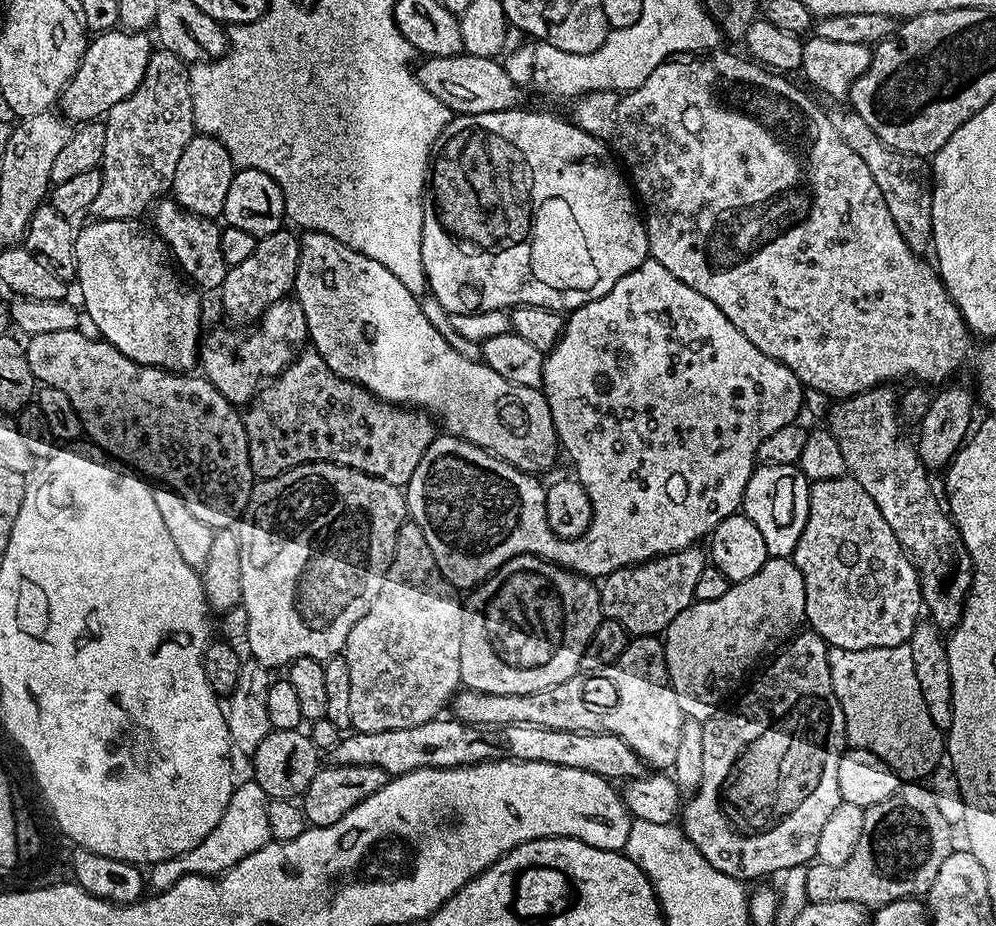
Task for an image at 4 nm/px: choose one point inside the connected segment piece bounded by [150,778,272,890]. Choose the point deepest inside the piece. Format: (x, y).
(245, 828)

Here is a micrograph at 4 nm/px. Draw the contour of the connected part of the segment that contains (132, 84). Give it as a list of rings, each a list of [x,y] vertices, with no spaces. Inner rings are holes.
[[[127,30],[99,33],[85,48],[80,68],[64,88],[58,101],[59,111],[72,122],[96,122],[107,116],[122,98],[134,94],[154,51],[153,41],[148,38],[143,32]]]

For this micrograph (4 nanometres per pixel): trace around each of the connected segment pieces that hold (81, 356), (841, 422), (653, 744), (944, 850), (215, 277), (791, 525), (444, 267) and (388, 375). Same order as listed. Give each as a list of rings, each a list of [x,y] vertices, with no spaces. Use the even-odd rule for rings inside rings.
[[[76,328],[28,336],[24,353],[30,362],[30,370],[36,381],[49,388],[62,390],[62,394],[66,394],[66,398],[70,398],[70,402],[74,402],[74,410],[78,410],[78,418],[82,422],[86,436],[89,436],[102,451],[109,452],[113,456],[109,456],[113,461],[135,470],[141,477],[147,478],[149,481],[159,482],[163,487],[174,490],[182,498],[182,502],[186,502],[189,510],[201,522],[206,522],[206,526],[217,530],[232,528],[244,515],[244,507],[248,505],[254,483],[252,467],[250,466],[250,454],[248,453],[248,439],[244,429],[244,417],[238,411],[237,405],[231,404],[209,380],[204,379],[203,375],[168,372],[164,368],[139,364],[130,358],[126,358],[126,354],[122,354],[114,345],[107,344],[105,340],[97,338],[95,335],[92,336],[83,336],[80,330]]]
[[[881,386],[837,399],[828,416],[826,428],[832,433],[834,442],[838,442],[838,450],[842,450],[847,475],[856,480],[858,486],[870,494],[870,498],[874,498],[874,506],[882,510],[882,518],[886,518],[890,530],[894,530],[894,538],[898,538],[904,552],[912,558],[912,564],[920,576],[920,599],[927,615],[928,612],[932,615],[929,616],[931,623],[941,633],[948,634],[962,618],[968,591],[972,589],[972,559],[945,505],[941,501],[939,504],[932,493],[932,484],[928,481],[929,469],[920,460],[915,443],[900,433],[902,417],[898,411],[897,393],[892,393],[892,390],[891,387]]]
[[[638,636],[629,639],[626,650],[610,666],[602,670],[579,671],[566,682],[534,694],[486,694],[469,690],[457,691],[451,705],[455,719],[463,724],[533,724],[546,726],[550,730],[574,730],[575,732],[605,732],[622,738],[632,750],[652,770],[670,770],[678,754],[678,745],[682,743],[682,726],[685,714],[678,706],[678,694],[668,681],[668,667],[664,657],[664,645],[656,636]]]
[[[904,782],[890,798],[864,809],[862,838],[842,866],[816,862],[808,868],[806,894],[811,902],[858,902],[875,910],[890,902],[923,897],[938,869],[954,851],[954,825],[938,811],[934,794],[920,782]]]
[[[171,198],[157,200],[151,209],[151,216],[153,224],[151,224],[151,227],[168,248],[175,267],[197,289],[220,289],[229,270],[226,258],[222,258],[221,225],[215,219],[187,212],[187,210]]]
[[[762,464],[750,474],[750,482],[746,482],[744,491],[744,503],[742,515],[750,518],[758,531],[762,533],[762,539],[766,541],[766,550],[769,557],[788,558],[798,546],[798,538],[802,538],[802,530],[806,530],[806,518],[810,514],[810,482],[804,476],[804,471],[797,465],[770,466]]]
[[[523,107],[490,114],[453,115],[442,134],[430,161],[426,181],[426,203],[422,226],[422,266],[426,270],[428,292],[438,298],[451,315],[474,315],[484,311],[505,311],[522,306],[546,306],[567,314],[574,308],[594,302],[614,290],[616,283],[630,274],[644,260],[649,259],[648,230],[638,207],[634,189],[626,179],[613,153],[598,138],[586,134],[571,119],[555,116],[552,112],[524,112]]]
[[[305,231],[300,236],[300,257],[298,258],[298,270],[296,271],[296,287],[294,289],[294,298],[302,306],[302,314],[306,314],[306,326],[308,327],[308,338],[311,347],[338,374],[347,380],[353,380],[356,384],[361,384],[366,390],[370,390],[379,400],[387,400],[389,404],[399,404],[401,406],[411,406],[417,410],[423,410],[429,414],[435,414],[442,421],[449,433],[468,440],[471,444],[477,444],[478,447],[484,448],[485,451],[492,453],[506,463],[514,465],[518,470],[529,472],[531,474],[541,474],[556,460],[556,450],[558,452],[558,439],[555,430],[555,424],[551,418],[550,406],[547,404],[547,398],[540,388],[527,388],[526,386],[514,386],[502,378],[502,374],[494,374],[490,366],[486,366],[481,361],[470,361],[464,358],[462,354],[451,348],[450,343],[438,334],[437,330],[431,326],[429,319],[422,314],[420,301],[382,262],[374,258],[366,258],[366,254],[358,254],[350,246],[338,242],[338,238],[330,238],[330,234],[321,232]]]

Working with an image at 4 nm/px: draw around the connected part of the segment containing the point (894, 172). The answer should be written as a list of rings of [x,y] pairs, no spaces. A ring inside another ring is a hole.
[[[840,106],[827,109],[834,130],[838,130],[838,138],[866,162],[874,182],[878,182],[878,190],[882,190],[882,198],[886,198],[886,210],[890,210],[890,218],[894,218],[894,226],[898,226],[898,234],[906,238],[906,246],[918,254],[924,254],[932,248],[932,173],[929,165],[919,156],[911,156],[893,148],[887,148],[866,126],[863,118],[858,118],[854,111],[845,110]]]

